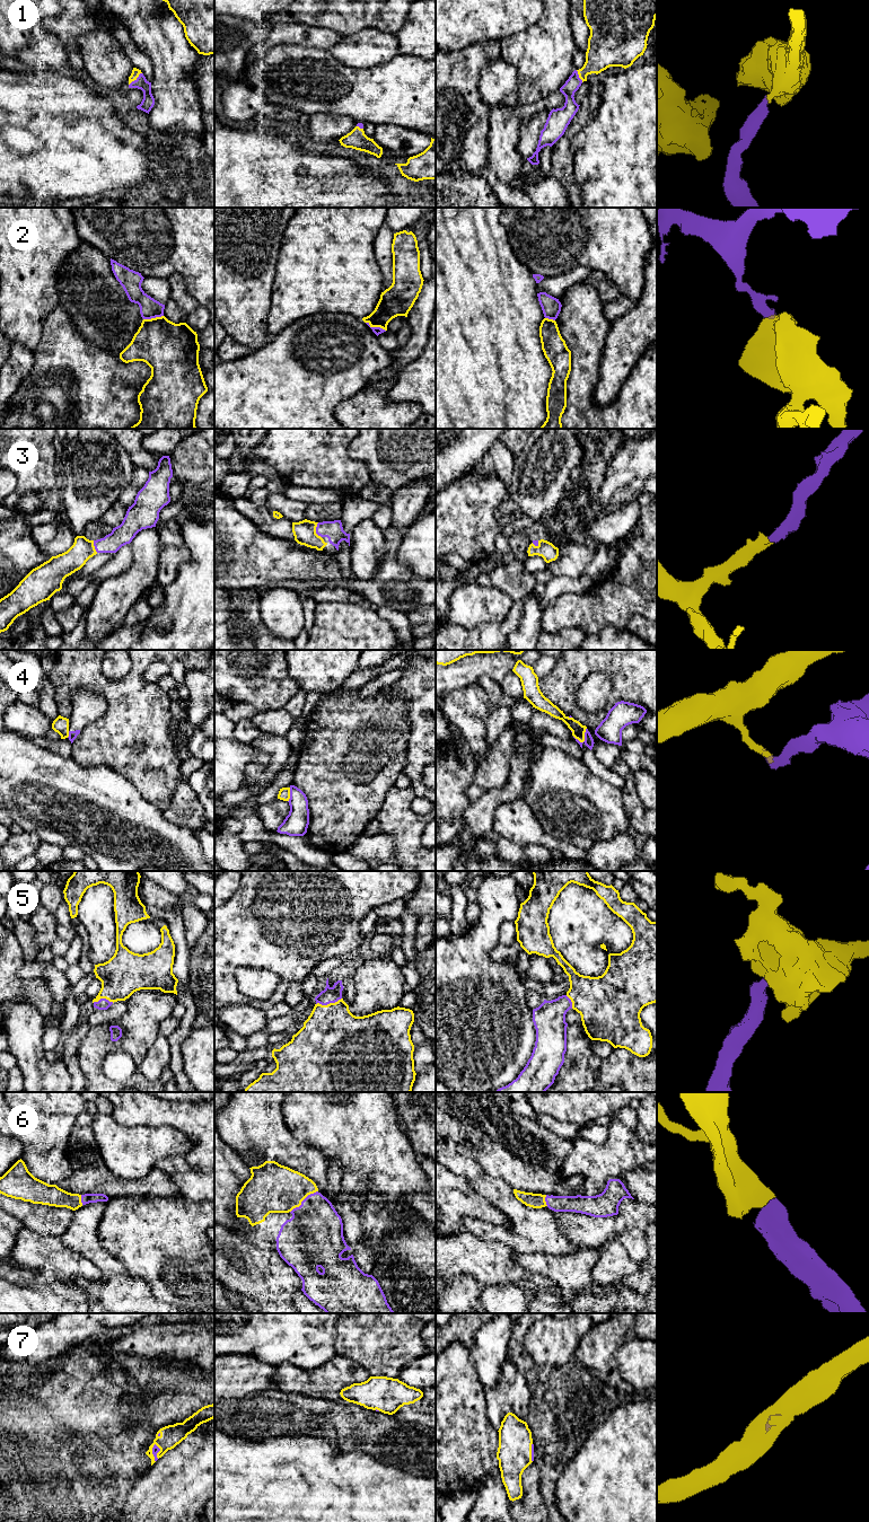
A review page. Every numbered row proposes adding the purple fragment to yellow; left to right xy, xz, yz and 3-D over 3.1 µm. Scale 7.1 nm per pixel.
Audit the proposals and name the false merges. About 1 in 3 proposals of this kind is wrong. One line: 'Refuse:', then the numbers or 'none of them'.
Refuse: 2, 4

